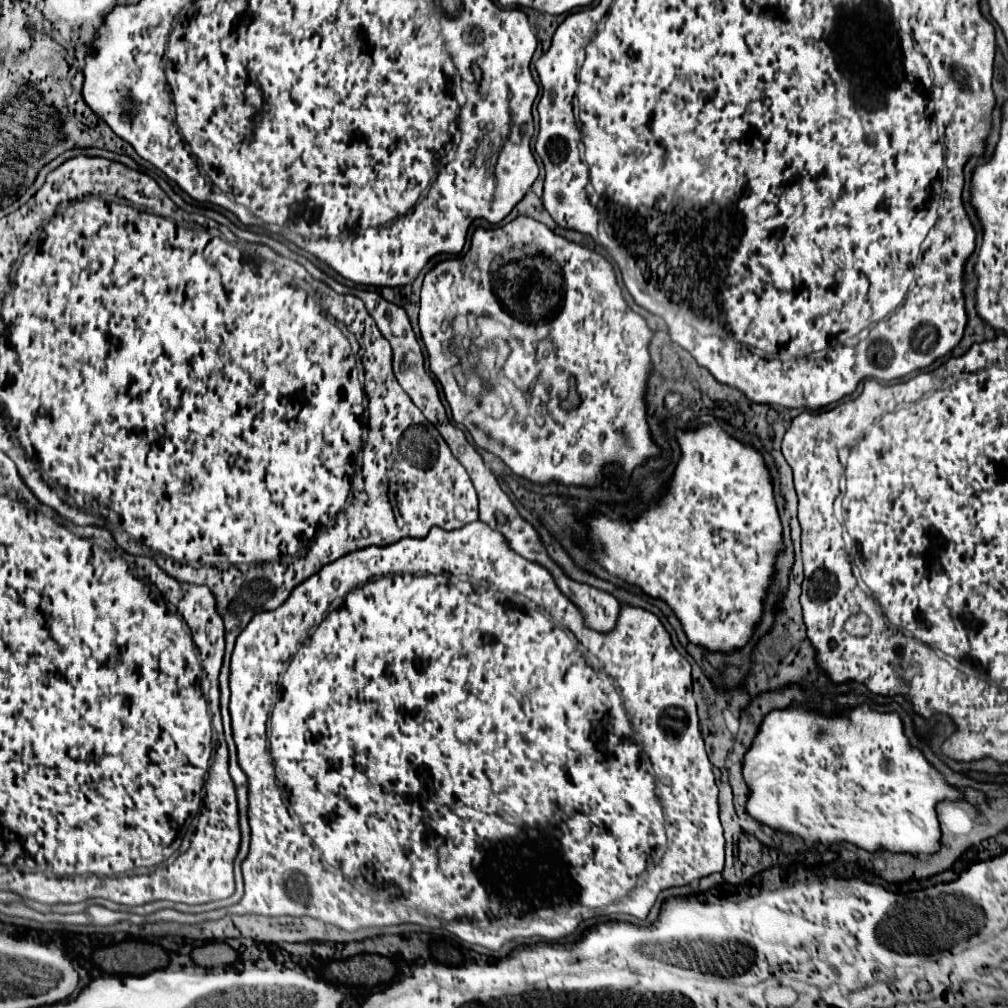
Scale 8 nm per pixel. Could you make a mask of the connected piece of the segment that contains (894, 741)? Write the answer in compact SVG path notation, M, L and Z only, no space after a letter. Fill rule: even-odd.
M791 706L787 710L773 710L769 712L769 716L765 716L763 724L761 724L761 732L757 732L757 744L753 744L753 748L749 750L749 756L745 756L745 780L749 780L749 788L753 788L753 796L749 796L749 812L755 820L761 820L761 824L777 828L777 830L785 830L791 834L801 836L805 842L811 844L835 844L835 842L851 842L863 850L877 850L877 848L887 848L893 852L911 852L911 854L933 854L937 852L937 848L941 848L939 844L939 820L937 820L937 812L935 812L935 804L941 800L953 800L953 798L967 798L971 804L983 804L985 796L981 792L975 792L971 788L963 788L957 790L953 786L949 786L943 776L938 772L924 757L922 752L917 748L911 748L905 734L903 734L903 724L899 720L897 714L879 714L879 712L871 712L869 706L861 706L855 708L851 712L845 712L843 716L821 716L815 712L807 712L801 706Z

